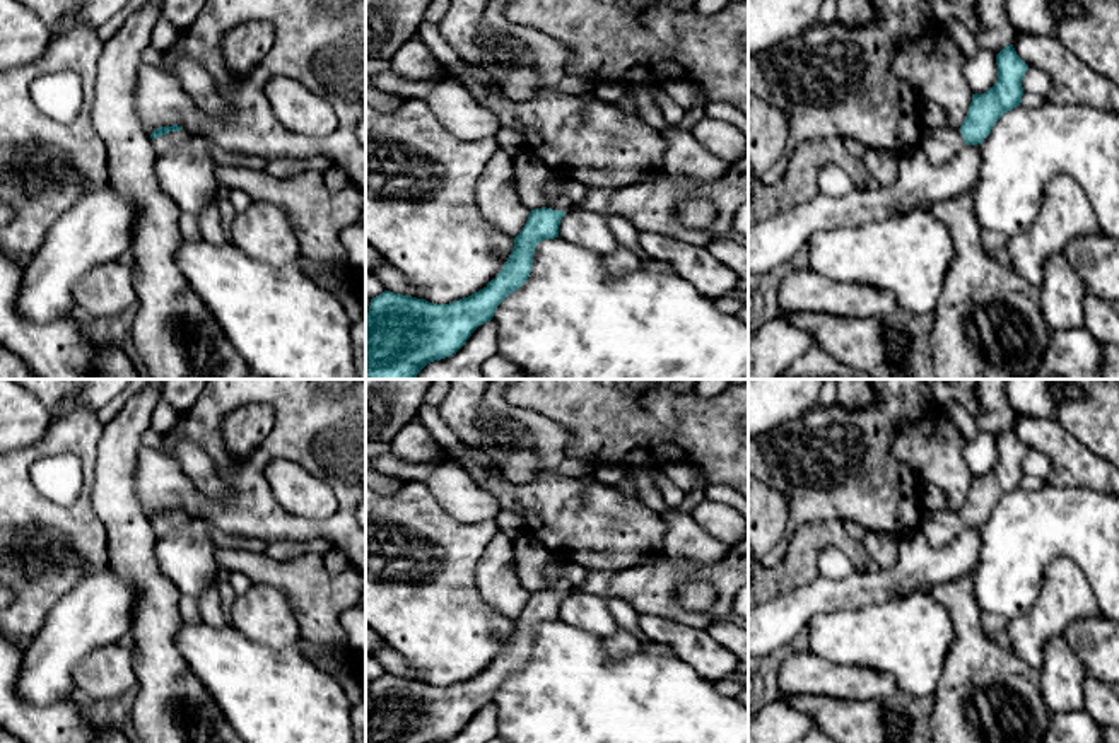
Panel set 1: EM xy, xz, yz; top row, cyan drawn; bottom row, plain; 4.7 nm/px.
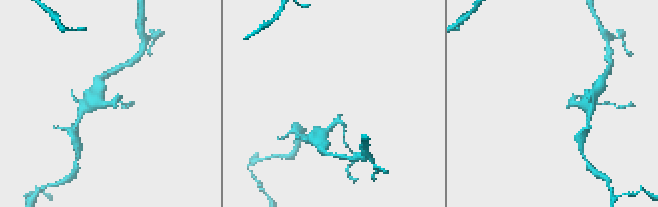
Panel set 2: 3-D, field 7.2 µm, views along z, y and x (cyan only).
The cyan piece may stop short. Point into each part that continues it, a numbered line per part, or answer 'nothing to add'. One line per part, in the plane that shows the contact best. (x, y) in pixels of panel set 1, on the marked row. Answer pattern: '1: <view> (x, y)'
1: xy (161, 144)

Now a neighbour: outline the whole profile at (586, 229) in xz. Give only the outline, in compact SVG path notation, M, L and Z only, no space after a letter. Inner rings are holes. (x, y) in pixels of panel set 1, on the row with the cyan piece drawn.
M583 208L565 212L559 225L559 237L603 258L618 246L605 215Z

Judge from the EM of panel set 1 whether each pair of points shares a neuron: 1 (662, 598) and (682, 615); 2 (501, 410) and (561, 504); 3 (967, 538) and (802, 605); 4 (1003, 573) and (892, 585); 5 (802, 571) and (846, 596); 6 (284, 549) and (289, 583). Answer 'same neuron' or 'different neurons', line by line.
1: same neuron
2: same neuron
3: same neuron
4: different neurons
5: different neurons
6: different neurons

